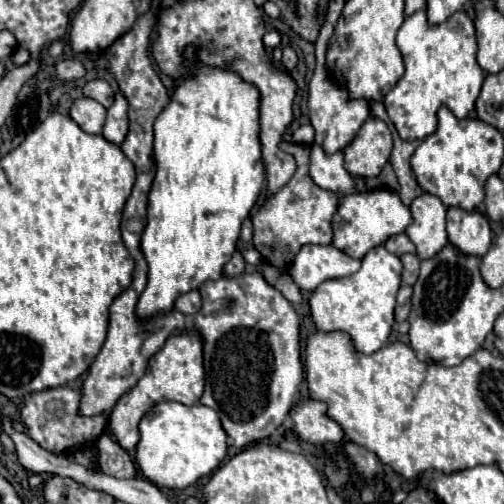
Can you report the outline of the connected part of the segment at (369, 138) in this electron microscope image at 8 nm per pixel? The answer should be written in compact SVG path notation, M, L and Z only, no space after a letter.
M369 117L353 141L343 149L345 169L351 175L377 177L381 173L381 167L387 163L391 149L393 139L389 127L381 119Z

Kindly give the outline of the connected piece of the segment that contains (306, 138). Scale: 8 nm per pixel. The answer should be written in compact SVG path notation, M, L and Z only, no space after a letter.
M301 125L301 127L293 133L295 143L303 143L303 145L311 145L311 143L313 143L313 137L315 137L315 131L313 131L311 125Z

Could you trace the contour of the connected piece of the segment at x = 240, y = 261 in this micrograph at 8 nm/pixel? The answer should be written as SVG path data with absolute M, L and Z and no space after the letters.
M237 249L237 251L233 253L233 257L229 259L229 263L225 265L223 273L225 273L227 277L233 277L233 275L241 275L241 273L243 273L243 269L245 269L245 259L243 259L241 251Z

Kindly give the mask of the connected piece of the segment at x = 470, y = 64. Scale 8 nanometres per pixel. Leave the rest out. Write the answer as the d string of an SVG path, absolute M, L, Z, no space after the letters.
M425 9L413 13L397 31L397 47L405 61L405 73L385 95L385 109L405 141L417 141L431 135L437 127L437 109L441 105L449 107L455 117L469 117L473 113L485 71L475 59L475 27L465 11L453 13L439 25L427 21Z

